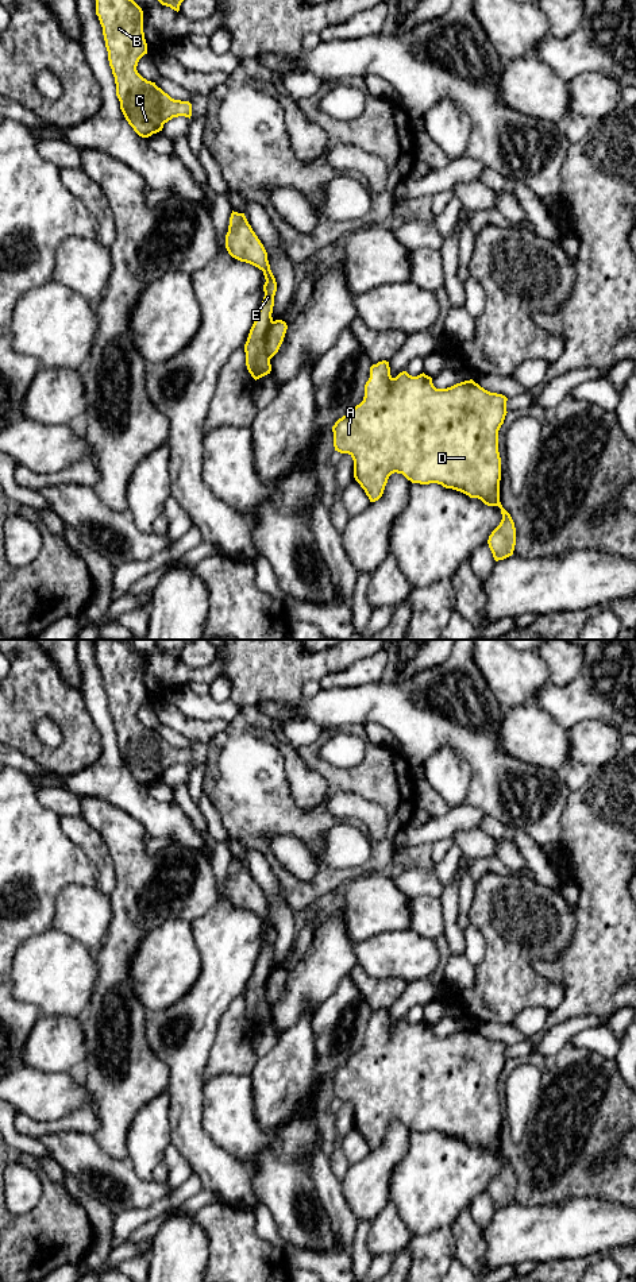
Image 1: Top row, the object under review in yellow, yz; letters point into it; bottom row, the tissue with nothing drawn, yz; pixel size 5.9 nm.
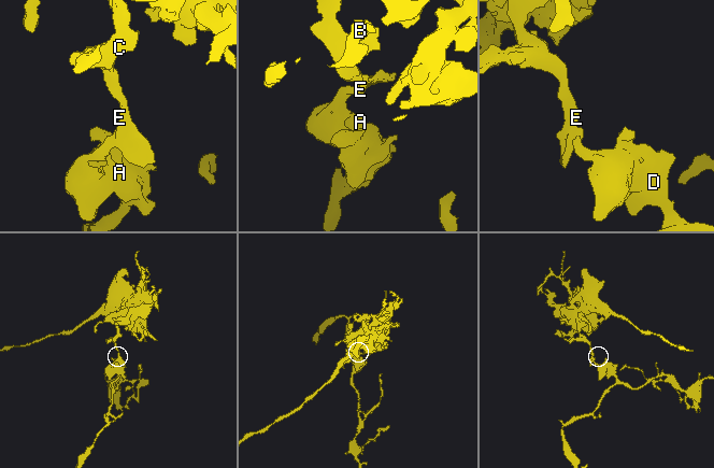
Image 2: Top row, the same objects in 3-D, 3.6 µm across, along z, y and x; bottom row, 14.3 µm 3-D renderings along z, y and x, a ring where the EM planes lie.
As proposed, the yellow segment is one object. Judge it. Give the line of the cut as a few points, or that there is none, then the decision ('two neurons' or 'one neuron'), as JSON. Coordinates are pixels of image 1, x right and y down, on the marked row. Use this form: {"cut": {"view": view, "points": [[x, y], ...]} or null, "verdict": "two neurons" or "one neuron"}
{"cut": {"view": "yz", "points": [[273, 321], [266, 333], [266, 354], [269, 358]]}, "verdict": "two neurons"}

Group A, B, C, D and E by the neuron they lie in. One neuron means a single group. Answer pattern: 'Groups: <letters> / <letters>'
Groups: A D / B C E

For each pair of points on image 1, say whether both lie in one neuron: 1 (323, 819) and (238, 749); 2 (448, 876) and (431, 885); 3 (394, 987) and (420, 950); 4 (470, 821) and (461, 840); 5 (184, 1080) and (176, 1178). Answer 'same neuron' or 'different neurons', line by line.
1: same neuron
2: different neurons
3: different neurons
4: different neurons
5: different neurons

